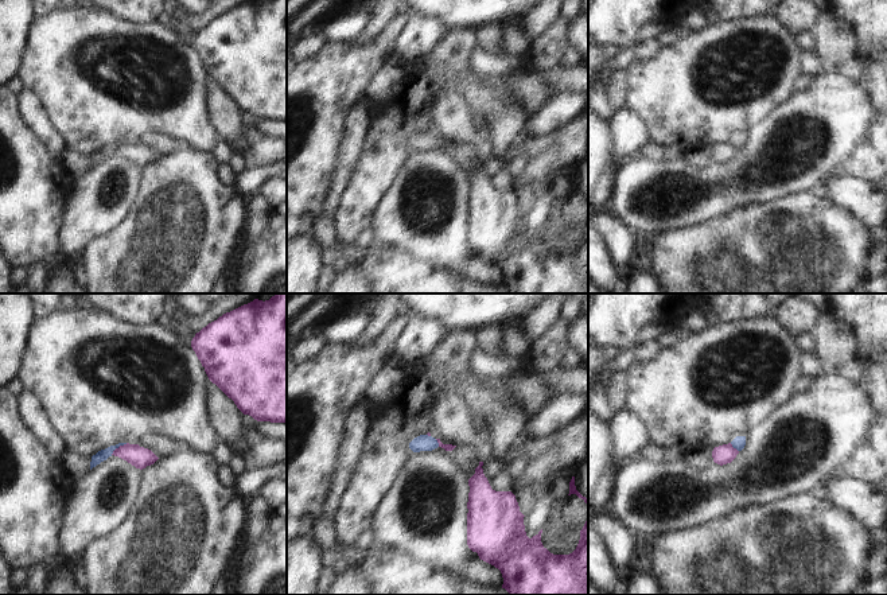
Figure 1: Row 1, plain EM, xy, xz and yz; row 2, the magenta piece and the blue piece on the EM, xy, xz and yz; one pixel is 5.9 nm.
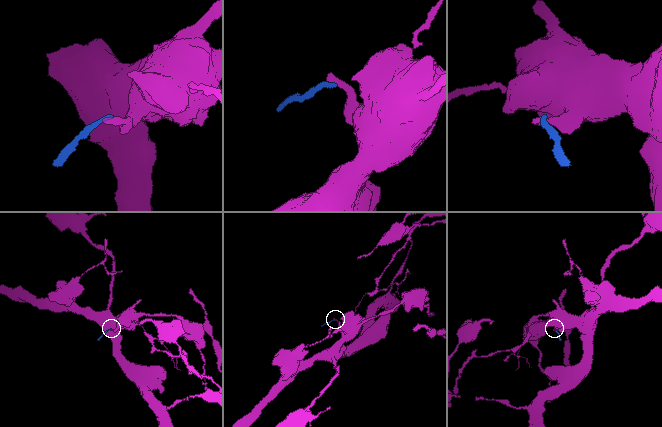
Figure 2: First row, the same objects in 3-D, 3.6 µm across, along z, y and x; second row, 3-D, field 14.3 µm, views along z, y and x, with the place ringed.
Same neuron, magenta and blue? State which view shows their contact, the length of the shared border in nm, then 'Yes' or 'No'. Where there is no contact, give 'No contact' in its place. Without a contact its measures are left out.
Touches magenta in xy. Shared border 120 nm. No

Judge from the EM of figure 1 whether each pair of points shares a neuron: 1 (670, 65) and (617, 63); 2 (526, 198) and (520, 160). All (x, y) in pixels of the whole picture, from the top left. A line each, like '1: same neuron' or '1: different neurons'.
1: different neurons
2: different neurons

